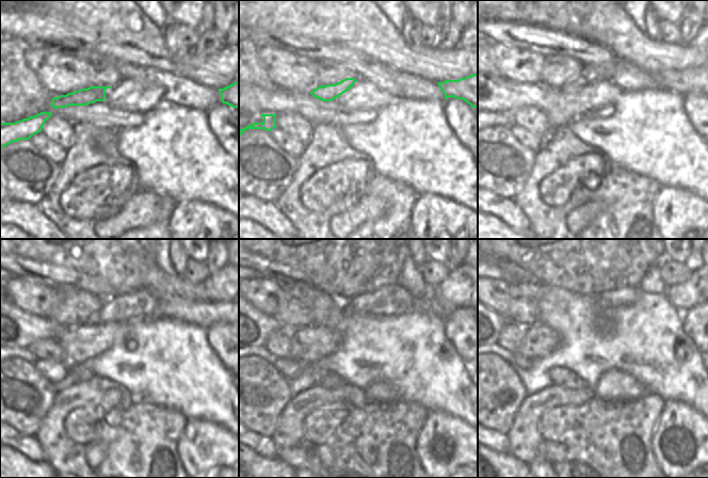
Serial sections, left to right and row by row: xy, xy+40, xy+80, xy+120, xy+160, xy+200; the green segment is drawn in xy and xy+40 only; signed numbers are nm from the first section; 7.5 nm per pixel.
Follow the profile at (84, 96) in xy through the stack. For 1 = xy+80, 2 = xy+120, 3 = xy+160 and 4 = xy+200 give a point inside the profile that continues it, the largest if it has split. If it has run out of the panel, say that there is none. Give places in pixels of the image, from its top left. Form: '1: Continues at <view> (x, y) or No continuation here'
1: Continues at xy+80 (590, 74)
2: Continues at xy+120 (141, 304)
3: Continues at xy+160 (389, 300)
4: Continues at xy+200 (625, 296).

